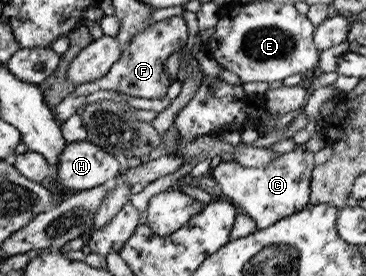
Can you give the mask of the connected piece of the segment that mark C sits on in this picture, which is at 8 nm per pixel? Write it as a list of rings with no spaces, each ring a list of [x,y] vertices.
[[[297,147],[295,150],[286,153],[280,153],[273,161],[270,161],[264,168],[243,168],[236,161],[220,161],[213,172],[211,178],[216,181],[222,194],[227,197],[231,204],[240,206],[242,212],[254,220],[256,230],[268,228],[273,222],[294,214],[309,203],[309,182],[312,170],[315,168],[312,161],[313,152]]]

